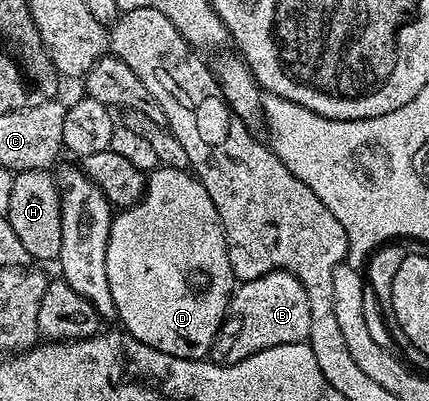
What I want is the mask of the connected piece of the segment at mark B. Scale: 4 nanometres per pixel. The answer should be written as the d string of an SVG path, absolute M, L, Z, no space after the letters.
M273 270L250 282L241 282L234 289L229 306L225 309L225 317L221 320L221 327L213 337L207 358L217 366L234 366L267 348L305 342L310 332L311 304L307 304L307 292L303 288L303 284L299 284L297 277L287 273L286 270Z

